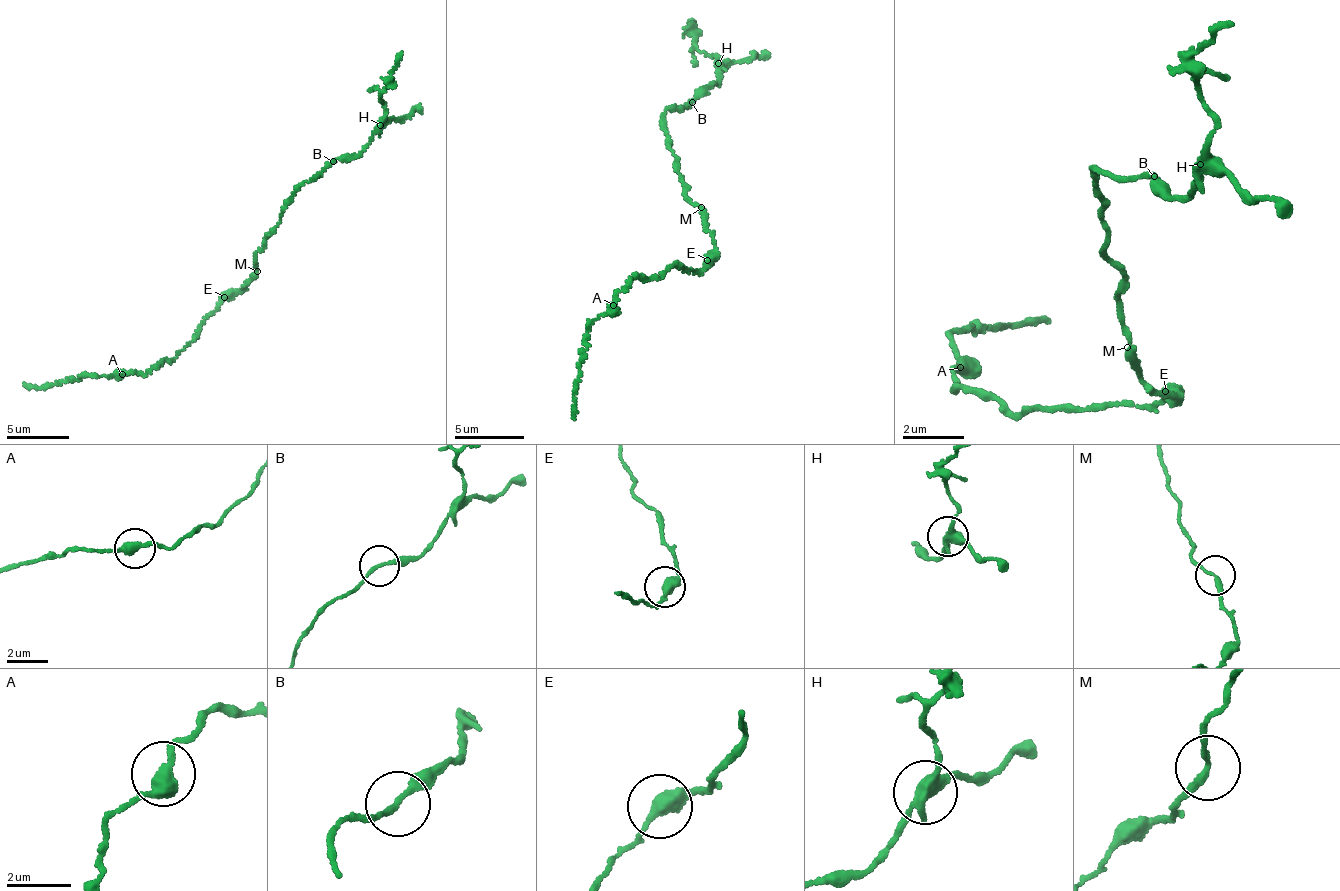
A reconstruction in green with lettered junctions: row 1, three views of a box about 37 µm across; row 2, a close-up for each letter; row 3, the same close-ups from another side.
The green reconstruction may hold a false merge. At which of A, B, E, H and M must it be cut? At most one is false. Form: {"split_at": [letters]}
{"split_at": ["H"]}

